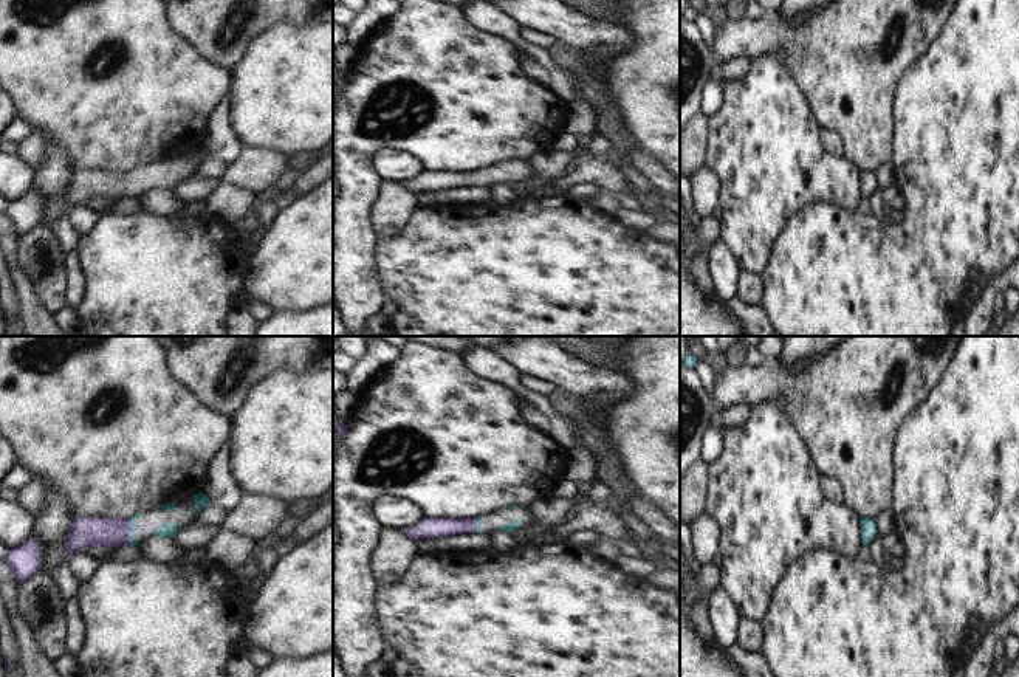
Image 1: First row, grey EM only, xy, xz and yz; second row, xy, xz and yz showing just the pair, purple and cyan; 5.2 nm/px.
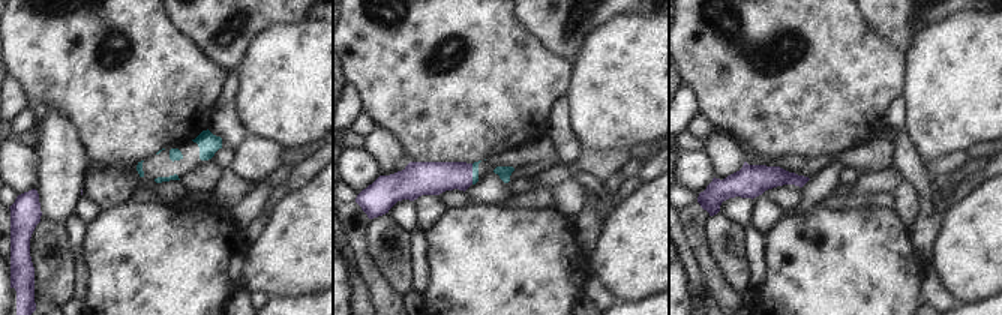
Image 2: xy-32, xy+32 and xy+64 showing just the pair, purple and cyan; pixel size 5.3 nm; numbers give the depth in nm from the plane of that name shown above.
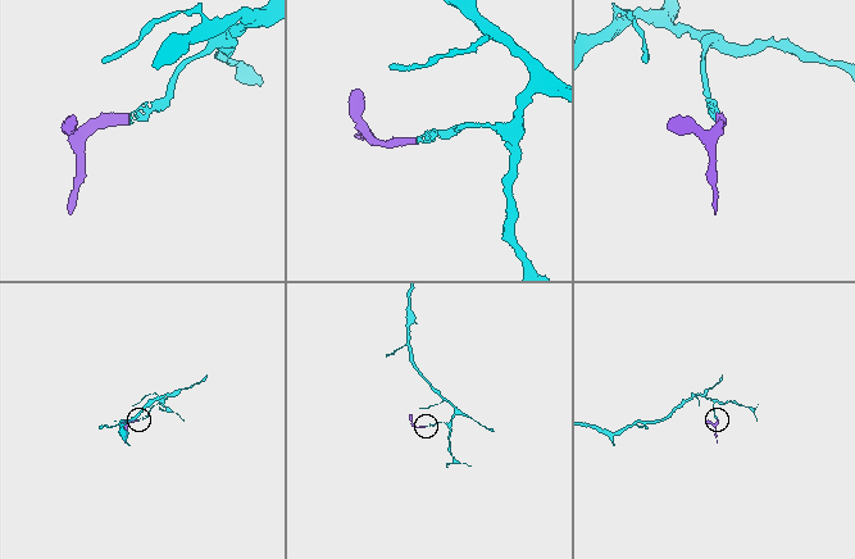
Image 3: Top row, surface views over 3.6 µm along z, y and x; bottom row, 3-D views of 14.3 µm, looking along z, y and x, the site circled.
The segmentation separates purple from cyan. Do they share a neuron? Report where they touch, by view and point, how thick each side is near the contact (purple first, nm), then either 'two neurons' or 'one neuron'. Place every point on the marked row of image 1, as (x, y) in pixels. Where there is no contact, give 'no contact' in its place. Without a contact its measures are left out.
xy (129, 533) | 160/40 nm | one neuron

